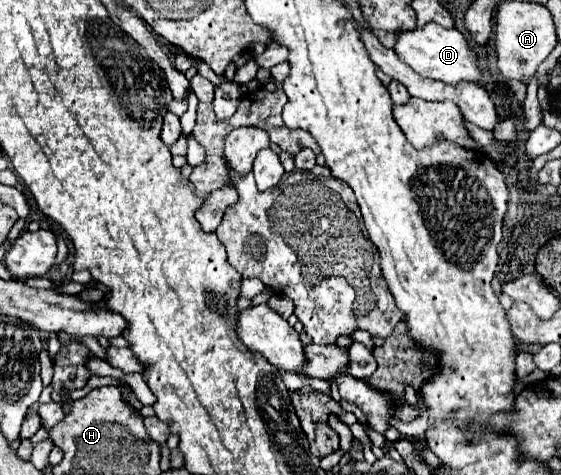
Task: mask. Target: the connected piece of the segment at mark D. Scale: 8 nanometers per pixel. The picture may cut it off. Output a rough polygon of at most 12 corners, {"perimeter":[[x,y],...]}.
{"perimeter":[[426,24],[394,46],[420,76],[448,84],[482,78],[456,28]]}

